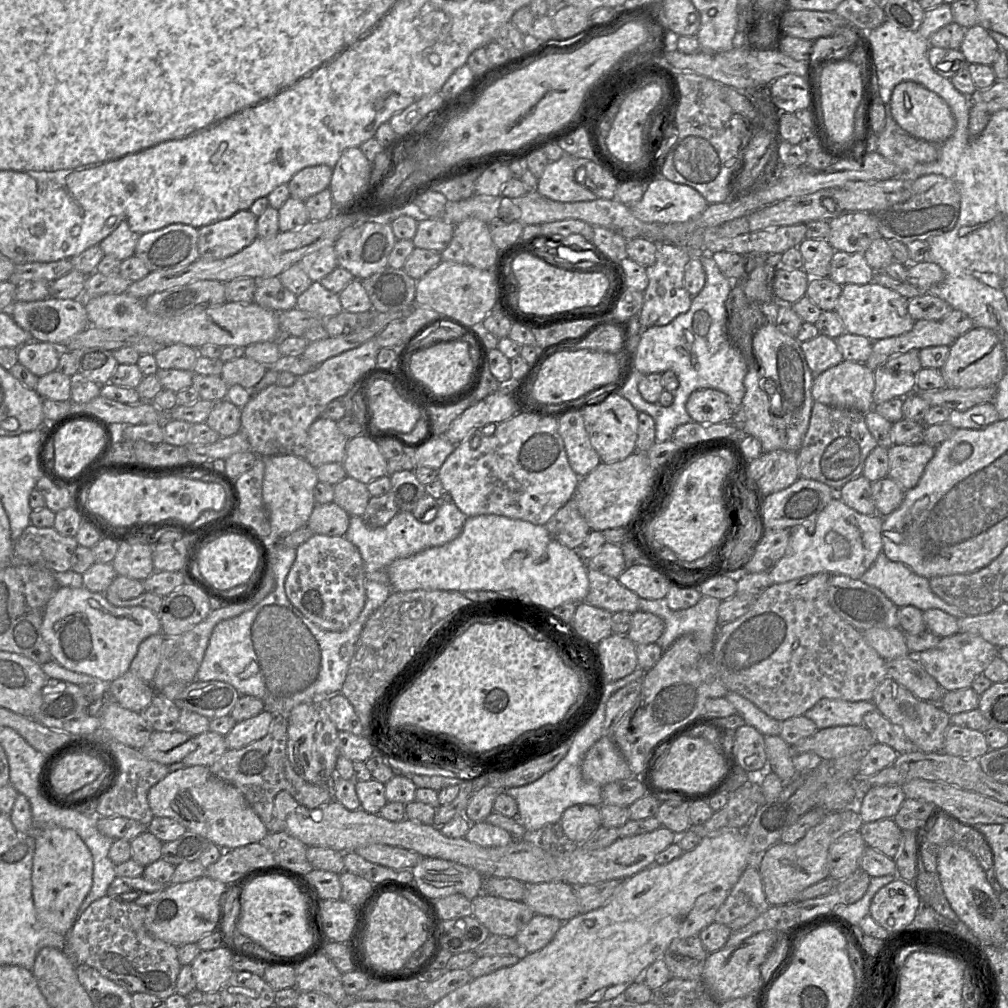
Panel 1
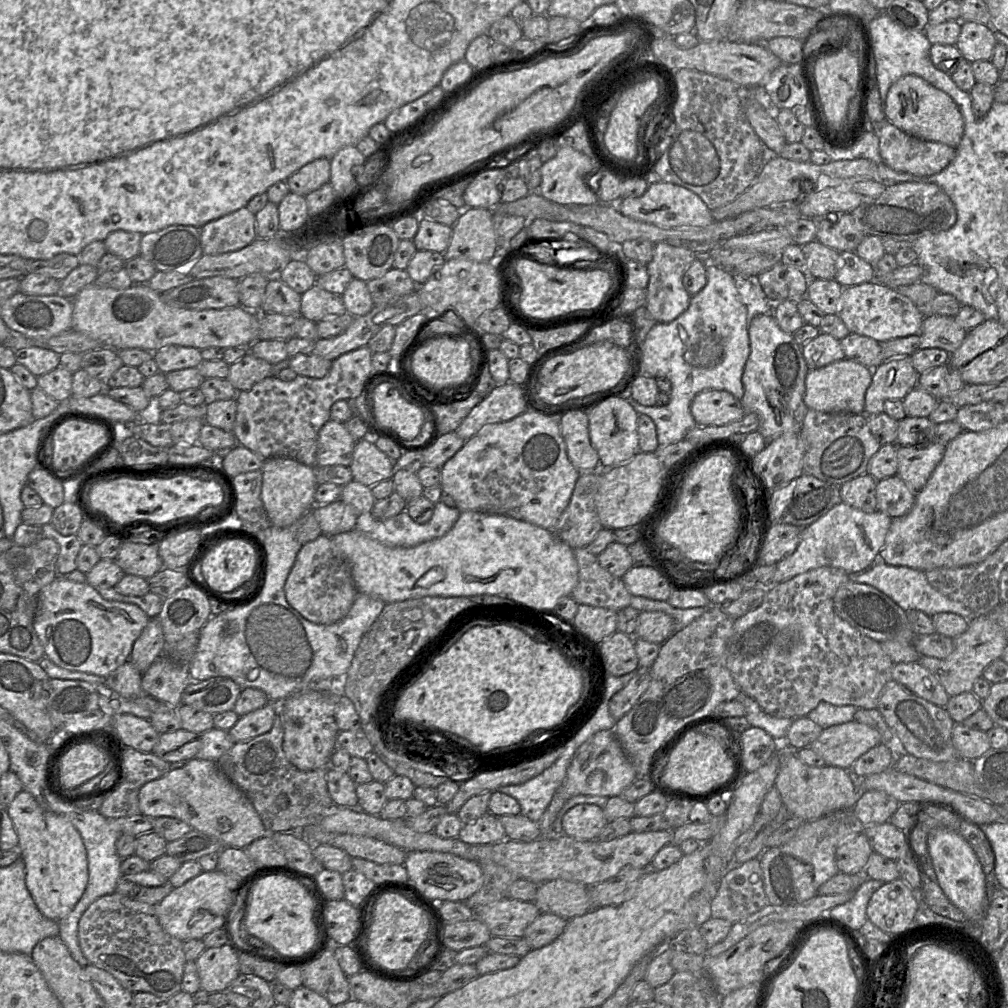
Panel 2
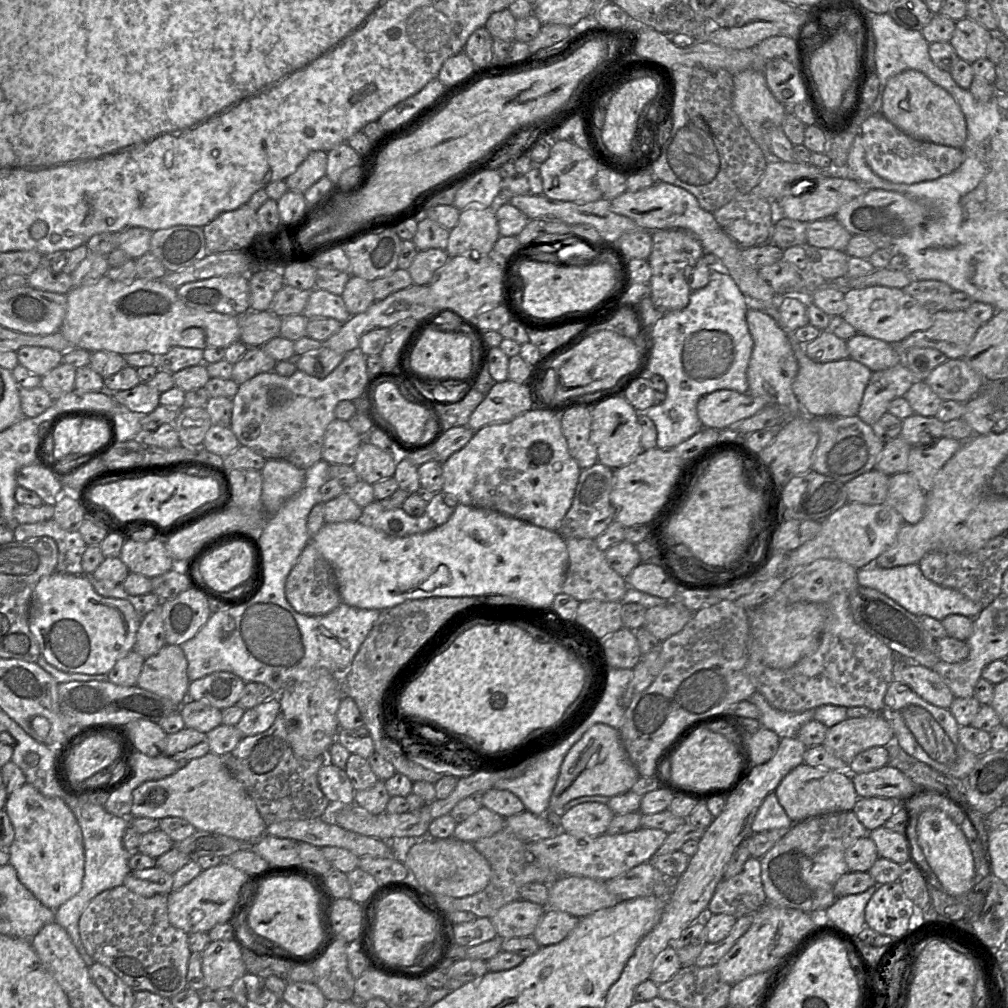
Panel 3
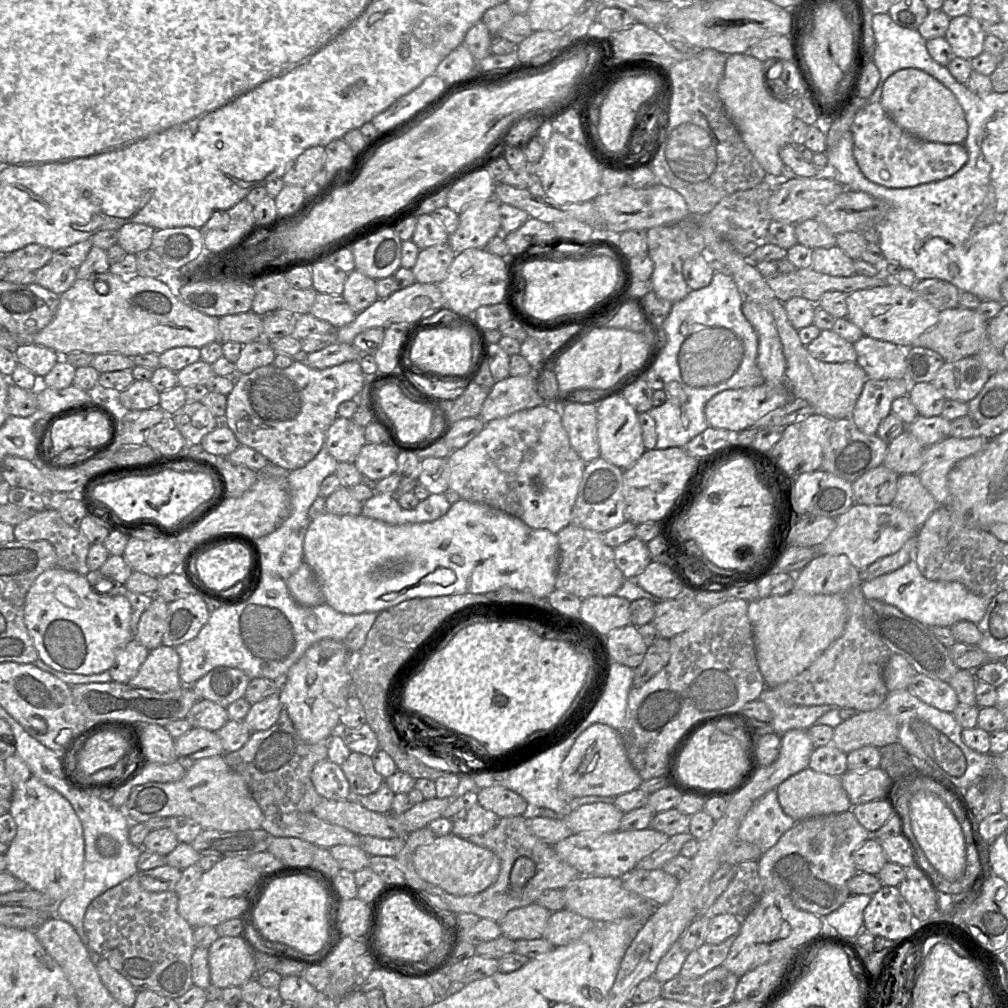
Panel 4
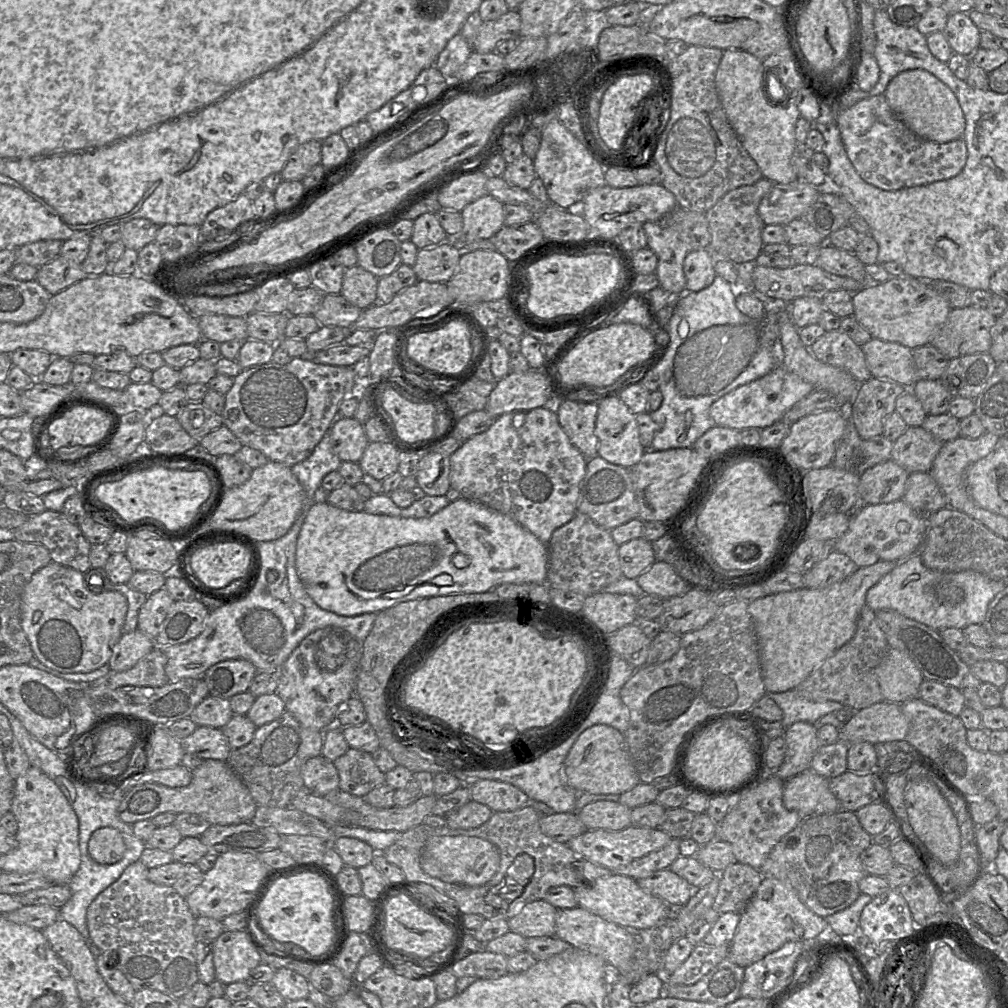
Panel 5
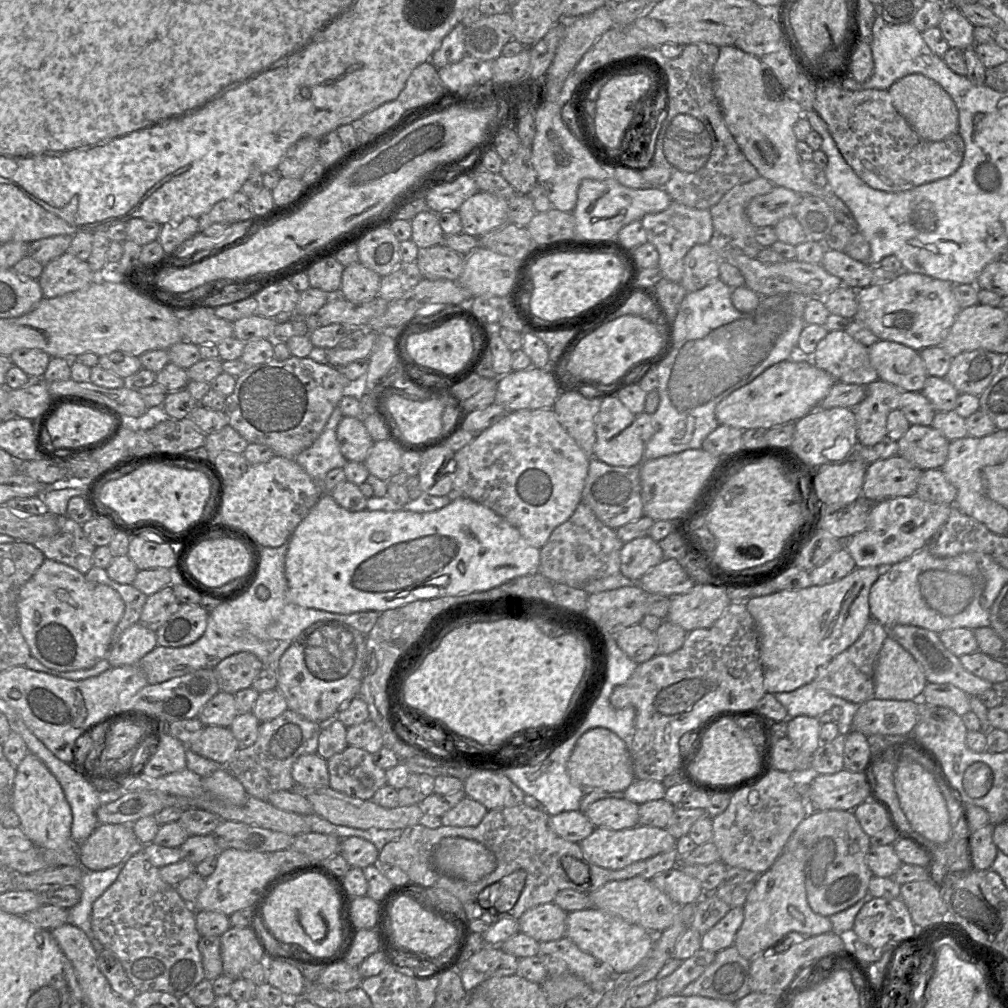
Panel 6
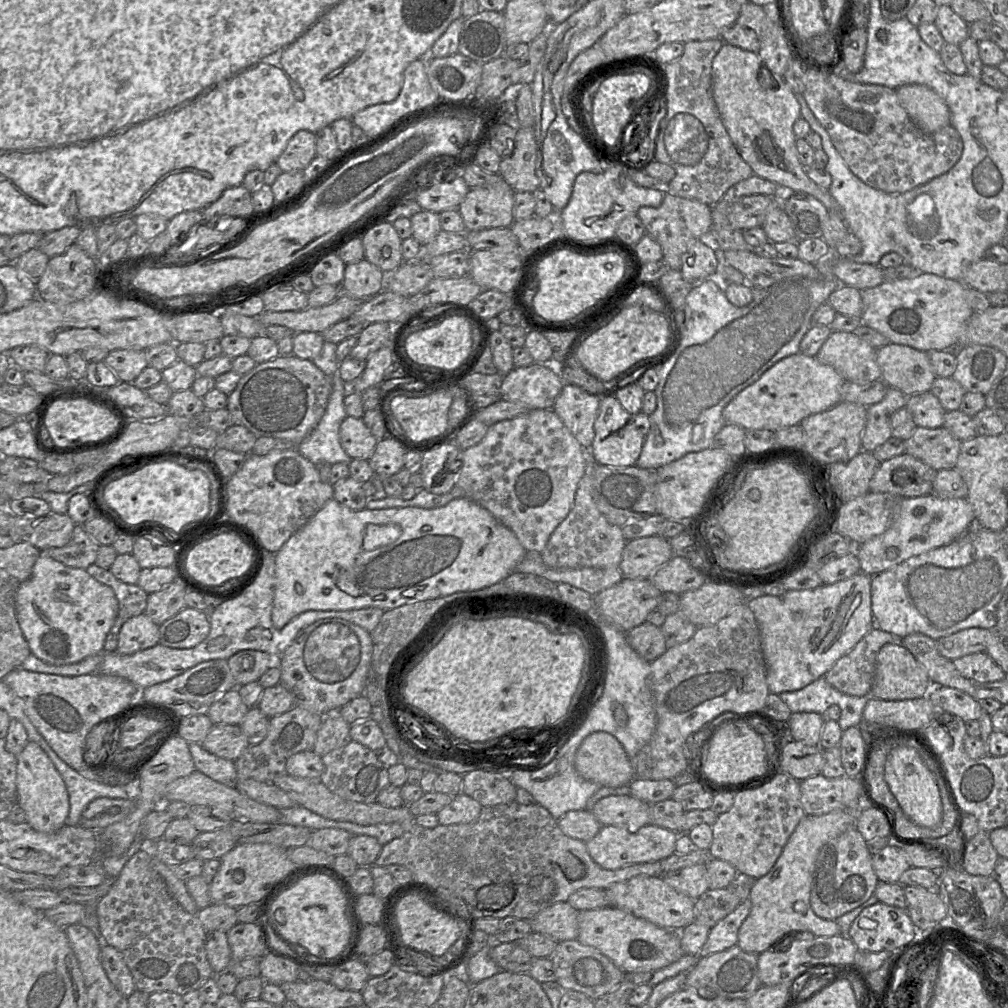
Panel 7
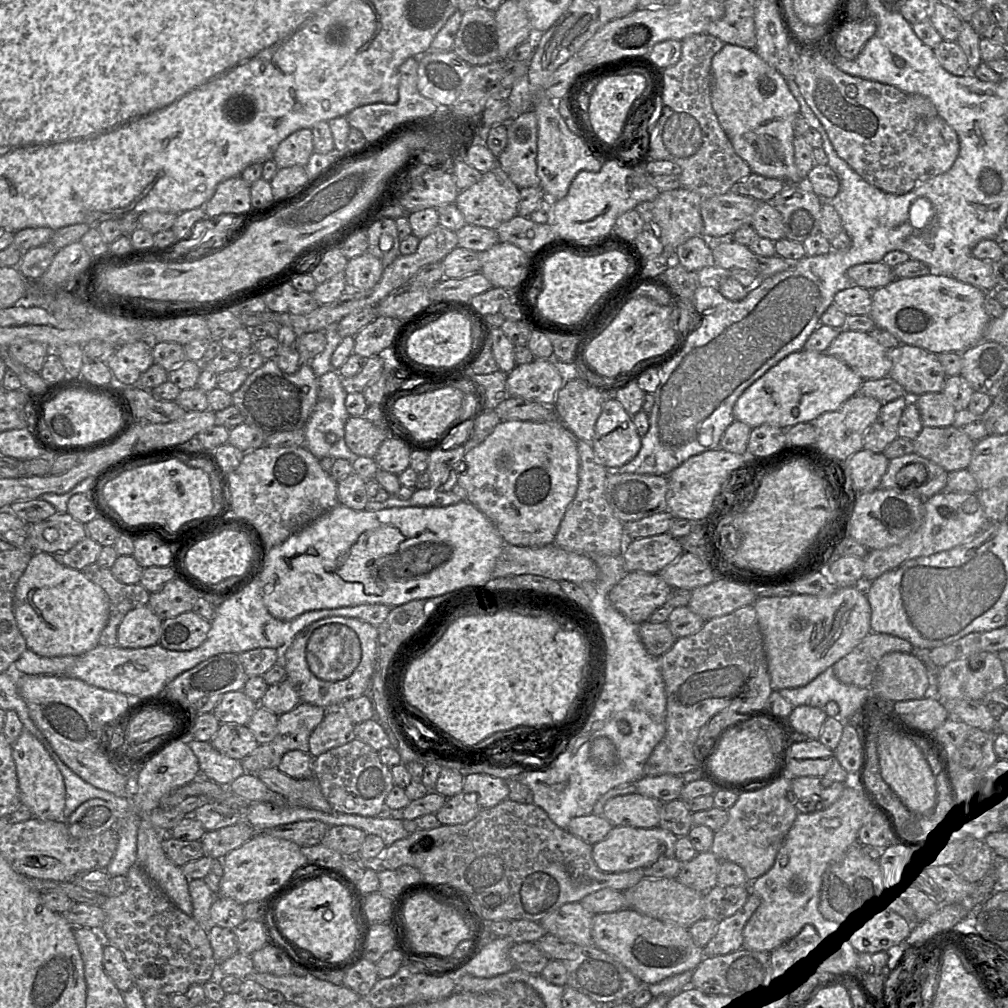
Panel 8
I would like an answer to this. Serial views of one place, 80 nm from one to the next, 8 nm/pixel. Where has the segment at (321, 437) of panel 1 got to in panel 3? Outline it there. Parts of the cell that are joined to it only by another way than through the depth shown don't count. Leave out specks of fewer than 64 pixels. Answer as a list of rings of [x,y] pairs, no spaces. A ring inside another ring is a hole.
[[[335,418],[324,435],[322,459],[331,464],[354,464],[364,437],[348,421]]]

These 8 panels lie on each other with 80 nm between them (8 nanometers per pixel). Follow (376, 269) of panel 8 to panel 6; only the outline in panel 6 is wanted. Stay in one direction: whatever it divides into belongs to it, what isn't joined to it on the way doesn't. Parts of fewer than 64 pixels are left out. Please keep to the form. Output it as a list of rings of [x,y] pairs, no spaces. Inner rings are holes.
[[[361,263],[344,268],[339,295],[354,303],[364,303],[379,296],[381,276]]]

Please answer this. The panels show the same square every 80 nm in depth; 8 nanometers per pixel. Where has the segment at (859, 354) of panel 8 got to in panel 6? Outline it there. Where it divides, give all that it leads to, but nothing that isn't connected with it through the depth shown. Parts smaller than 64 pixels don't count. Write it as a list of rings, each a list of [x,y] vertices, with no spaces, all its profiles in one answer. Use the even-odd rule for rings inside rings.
[[[829,331],[817,344],[811,361],[835,381],[866,386],[878,379],[867,347],[846,331]]]

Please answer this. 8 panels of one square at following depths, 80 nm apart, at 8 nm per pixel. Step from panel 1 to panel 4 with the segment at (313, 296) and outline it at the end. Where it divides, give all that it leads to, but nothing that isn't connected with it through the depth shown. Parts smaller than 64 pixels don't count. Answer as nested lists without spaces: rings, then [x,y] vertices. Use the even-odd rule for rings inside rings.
[[[317,293],[310,314],[329,322],[335,329],[351,323],[357,315],[342,295],[326,293]]]

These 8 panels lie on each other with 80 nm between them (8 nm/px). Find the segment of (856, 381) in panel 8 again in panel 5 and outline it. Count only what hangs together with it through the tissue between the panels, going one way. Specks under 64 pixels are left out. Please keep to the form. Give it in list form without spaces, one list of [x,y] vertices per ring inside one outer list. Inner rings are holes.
[[[778,365],[770,373],[739,386],[716,400],[710,415],[716,426],[742,431],[747,428],[764,429],[782,420],[784,414],[798,401],[815,390],[815,387],[796,374]]]

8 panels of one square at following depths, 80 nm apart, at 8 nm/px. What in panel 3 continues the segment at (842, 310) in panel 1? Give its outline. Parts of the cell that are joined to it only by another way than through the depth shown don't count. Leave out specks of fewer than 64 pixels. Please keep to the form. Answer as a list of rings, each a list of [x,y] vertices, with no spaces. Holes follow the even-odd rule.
[[[870,286],[845,291],[847,309],[842,317],[857,333],[897,344],[916,331],[929,329],[933,324],[933,313],[920,305],[900,288]]]

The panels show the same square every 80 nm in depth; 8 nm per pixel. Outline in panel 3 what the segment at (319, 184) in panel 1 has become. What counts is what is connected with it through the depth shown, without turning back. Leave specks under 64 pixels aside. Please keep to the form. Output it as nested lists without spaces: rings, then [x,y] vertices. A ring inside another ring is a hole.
[[[313,151],[298,166],[297,170],[285,179],[289,190],[304,193],[320,178],[326,175],[328,152]]]

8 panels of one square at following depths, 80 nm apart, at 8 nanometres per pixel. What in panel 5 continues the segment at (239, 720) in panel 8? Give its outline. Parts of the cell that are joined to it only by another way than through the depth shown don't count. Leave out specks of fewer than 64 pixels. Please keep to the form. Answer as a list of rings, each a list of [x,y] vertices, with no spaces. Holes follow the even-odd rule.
[[[209,695],[195,707],[189,718],[197,726],[221,729],[233,715],[229,699]]]

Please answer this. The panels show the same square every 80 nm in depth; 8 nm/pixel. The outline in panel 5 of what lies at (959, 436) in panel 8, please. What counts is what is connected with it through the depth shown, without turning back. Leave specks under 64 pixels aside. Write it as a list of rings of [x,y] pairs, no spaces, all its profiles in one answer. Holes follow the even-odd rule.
[[[908,426],[893,442],[890,459],[908,473],[929,472],[943,443],[921,426]]]

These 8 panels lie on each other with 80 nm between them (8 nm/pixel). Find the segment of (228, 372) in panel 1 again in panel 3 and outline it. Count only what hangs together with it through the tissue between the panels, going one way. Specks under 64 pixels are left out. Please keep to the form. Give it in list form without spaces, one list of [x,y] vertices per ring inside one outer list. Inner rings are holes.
[[[248,347],[242,358],[234,364],[232,379],[240,385],[260,373],[273,371],[276,363],[261,347]]]

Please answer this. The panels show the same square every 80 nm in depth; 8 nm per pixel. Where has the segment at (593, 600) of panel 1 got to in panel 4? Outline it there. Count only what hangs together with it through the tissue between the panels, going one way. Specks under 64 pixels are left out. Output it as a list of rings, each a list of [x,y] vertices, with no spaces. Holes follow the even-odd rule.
[[[572,524],[556,534],[559,545],[559,565],[555,589],[567,591],[581,599],[615,595],[624,583],[625,577],[616,566],[614,548],[605,543],[603,534]]]

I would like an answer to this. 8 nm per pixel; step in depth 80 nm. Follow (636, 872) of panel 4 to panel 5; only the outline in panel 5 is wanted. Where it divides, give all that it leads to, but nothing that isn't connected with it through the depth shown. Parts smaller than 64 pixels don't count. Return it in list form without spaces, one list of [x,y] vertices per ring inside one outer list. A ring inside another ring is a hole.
[[[669,868],[654,872],[648,877],[637,879],[645,891],[659,897],[672,908],[683,907],[695,894],[695,888]]]

